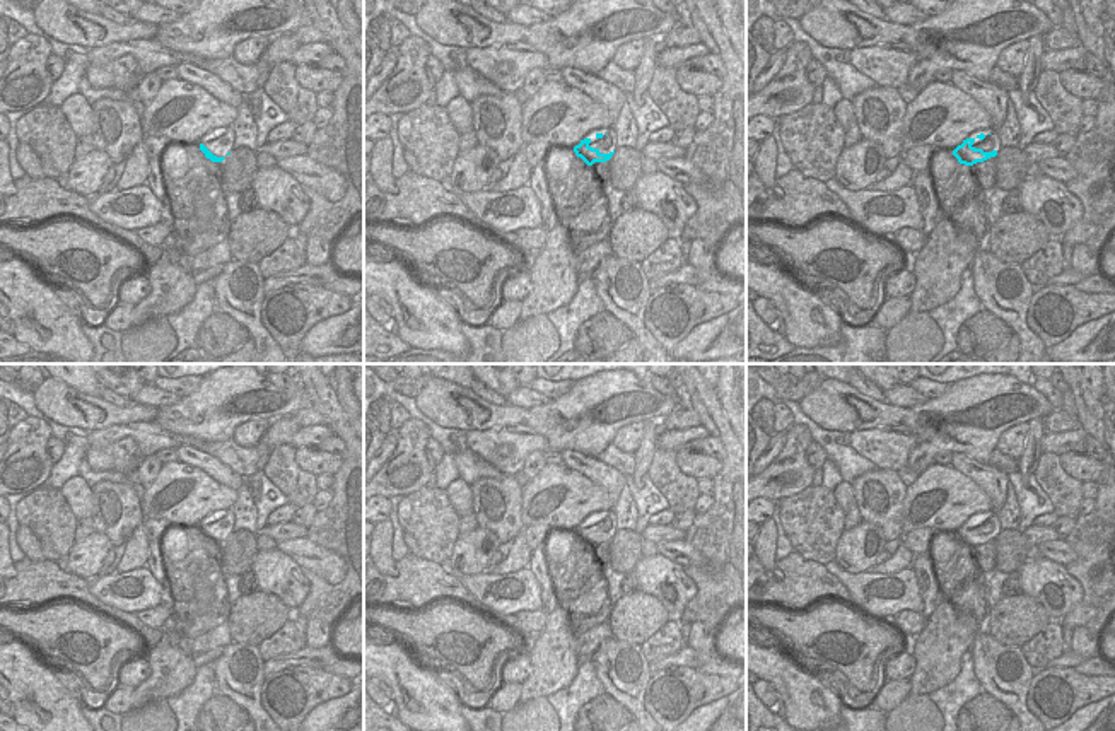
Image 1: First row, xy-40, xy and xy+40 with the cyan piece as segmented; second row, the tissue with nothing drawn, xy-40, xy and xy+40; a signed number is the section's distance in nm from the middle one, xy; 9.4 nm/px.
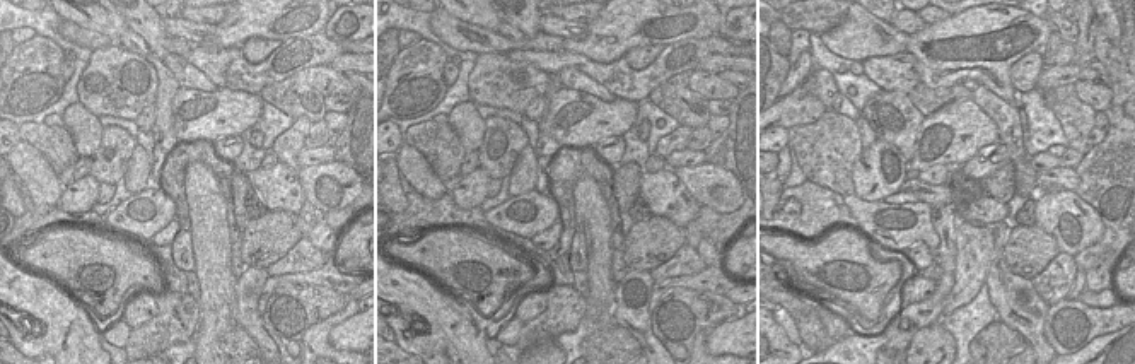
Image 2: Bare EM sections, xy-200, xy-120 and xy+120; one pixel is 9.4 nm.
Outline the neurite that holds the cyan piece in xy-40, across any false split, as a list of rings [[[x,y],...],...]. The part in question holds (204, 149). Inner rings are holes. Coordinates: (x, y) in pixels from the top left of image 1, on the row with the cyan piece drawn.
[[[222,126],[203,135],[200,150],[212,162],[222,162],[231,154],[232,145],[234,145],[232,126]]]

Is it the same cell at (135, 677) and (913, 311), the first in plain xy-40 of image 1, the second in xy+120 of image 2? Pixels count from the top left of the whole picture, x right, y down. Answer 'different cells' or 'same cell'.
different cells

